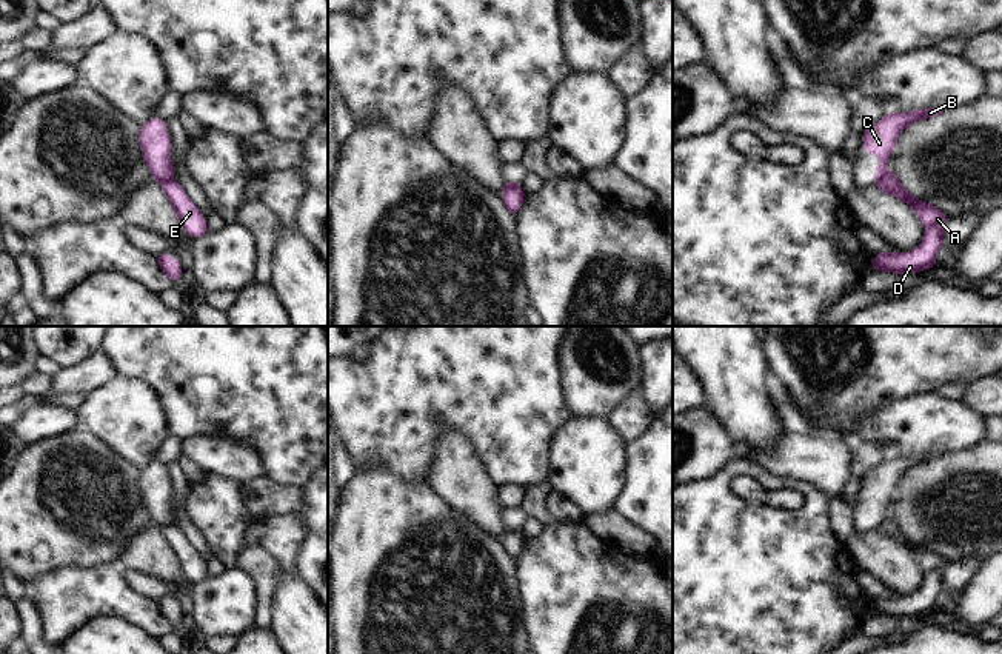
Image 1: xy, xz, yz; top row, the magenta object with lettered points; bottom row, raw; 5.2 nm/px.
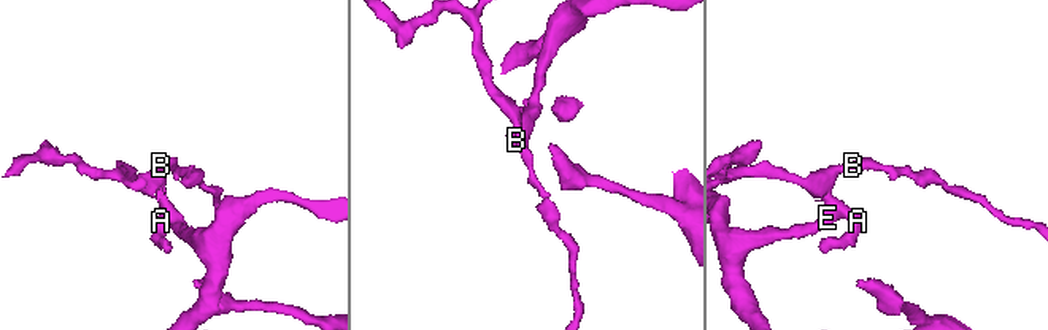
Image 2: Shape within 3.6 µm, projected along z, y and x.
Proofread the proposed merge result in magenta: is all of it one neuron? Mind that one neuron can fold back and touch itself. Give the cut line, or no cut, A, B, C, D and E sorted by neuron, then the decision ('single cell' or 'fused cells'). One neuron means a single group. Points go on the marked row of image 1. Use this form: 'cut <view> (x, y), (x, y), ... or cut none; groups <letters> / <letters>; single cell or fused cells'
cut xy (173, 179), (159, 182); groups A D E / B C; fused cells

